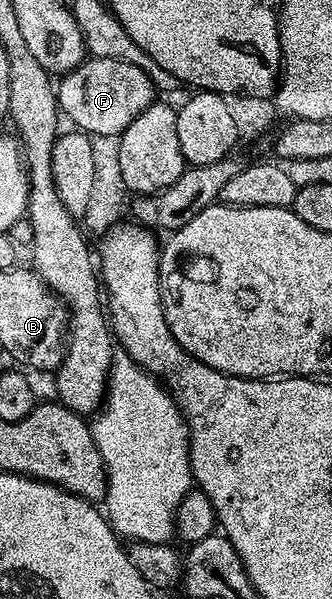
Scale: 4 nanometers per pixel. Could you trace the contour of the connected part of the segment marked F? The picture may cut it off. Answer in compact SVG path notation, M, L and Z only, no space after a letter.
M91 56L68 72L57 84L59 111L72 120L78 131L91 138L118 138L149 105L156 103L157 91L145 72L127 62Z

